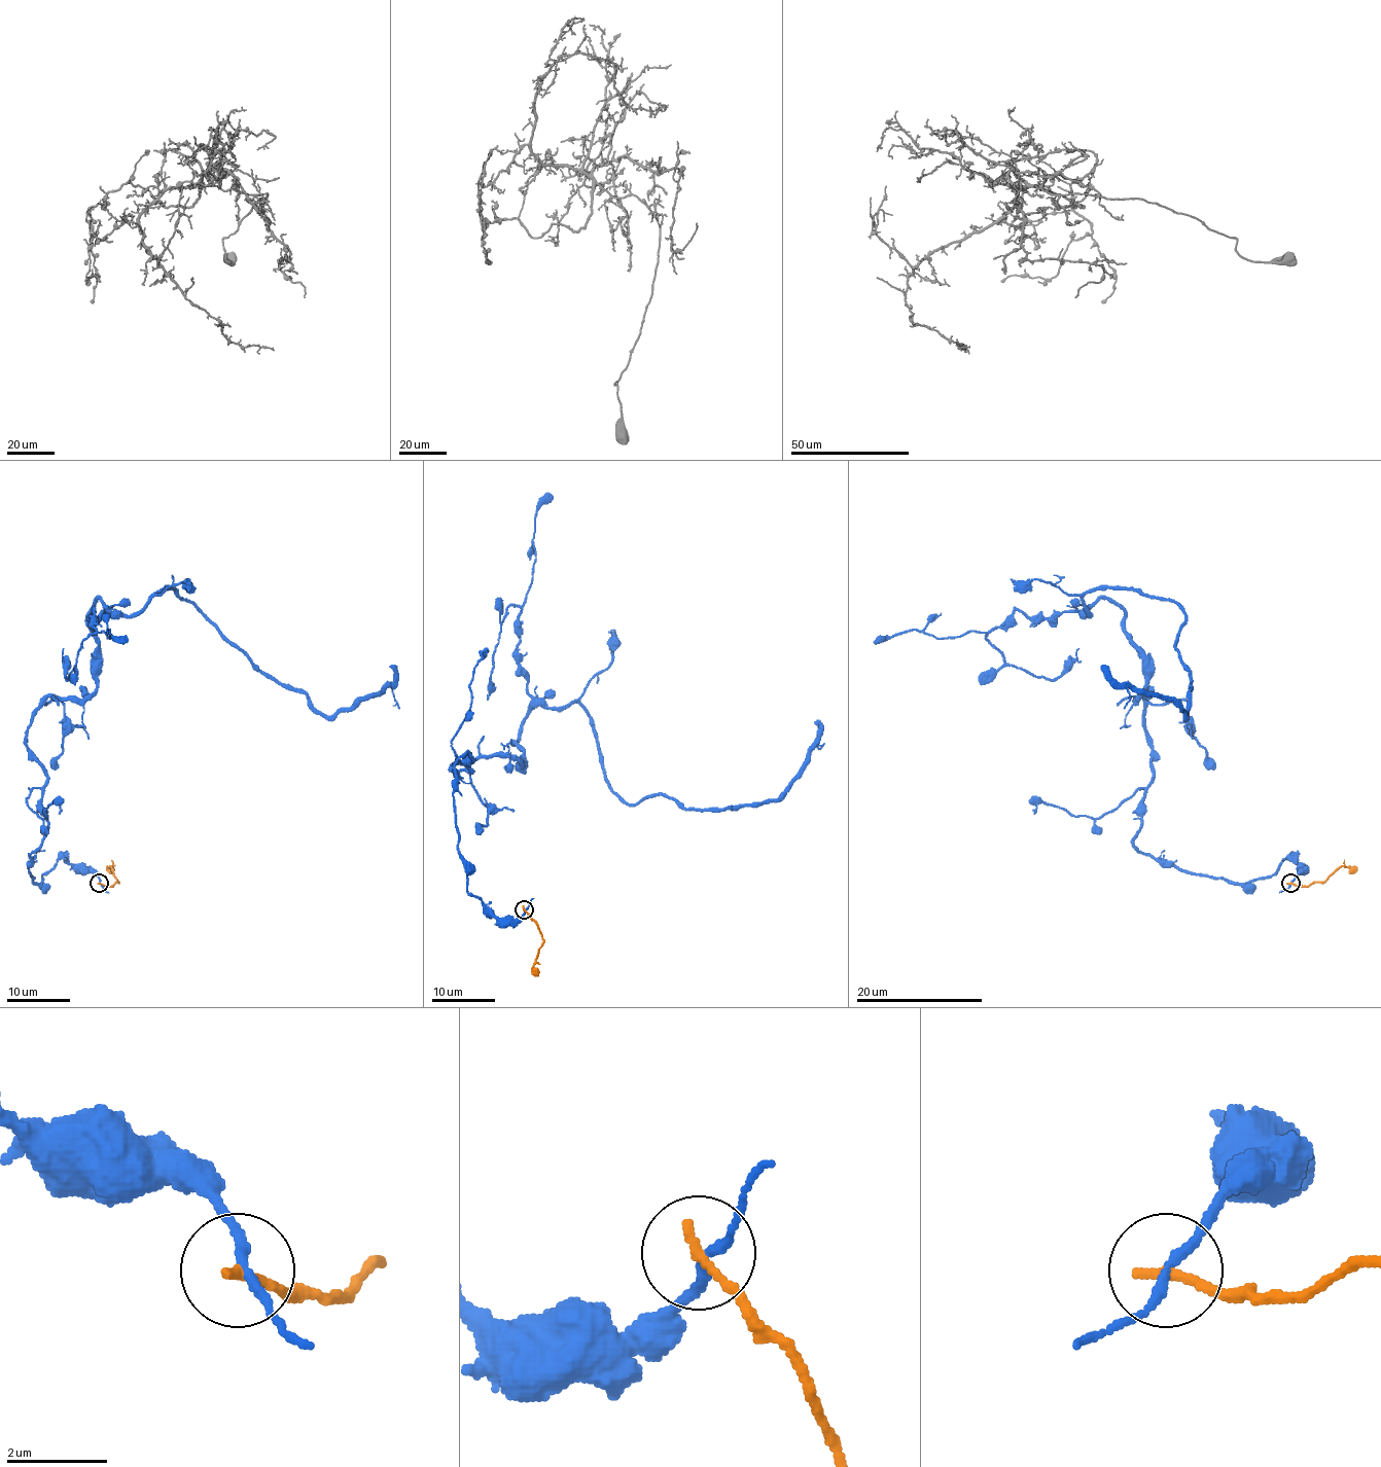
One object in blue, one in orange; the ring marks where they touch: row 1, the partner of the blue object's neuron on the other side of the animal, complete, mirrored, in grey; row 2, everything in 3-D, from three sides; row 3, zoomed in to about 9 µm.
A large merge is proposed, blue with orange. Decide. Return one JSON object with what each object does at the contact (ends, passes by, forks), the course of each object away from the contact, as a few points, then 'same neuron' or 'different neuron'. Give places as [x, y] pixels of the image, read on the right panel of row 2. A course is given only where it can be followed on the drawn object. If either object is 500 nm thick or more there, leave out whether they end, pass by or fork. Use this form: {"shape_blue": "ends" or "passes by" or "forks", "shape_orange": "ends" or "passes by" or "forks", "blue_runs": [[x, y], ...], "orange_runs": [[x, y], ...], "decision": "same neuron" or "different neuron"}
{"shape_blue": "passes by", "shape_orange": "ends", "blue_runs": [[1290, 883], [1289, 859], [1234, 883], [1133, 843], [1142, 655], [1083, 597], [1178, 606], [1184, 715], [1101, 665]], "orange_runs": [[1290, 883], [1305, 886], [1325, 881], [1341, 866], [1357, 869]], "decision": "different neuron"}

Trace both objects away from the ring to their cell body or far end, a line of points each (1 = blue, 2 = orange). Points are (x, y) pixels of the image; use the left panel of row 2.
1: (99, 883), (32, 880), (26, 732), (97, 685), (99, 599), (171, 587), (323, 714), (395, 665)
2: (99, 883), (111, 886), (117, 881), (108, 866), (112, 869)

